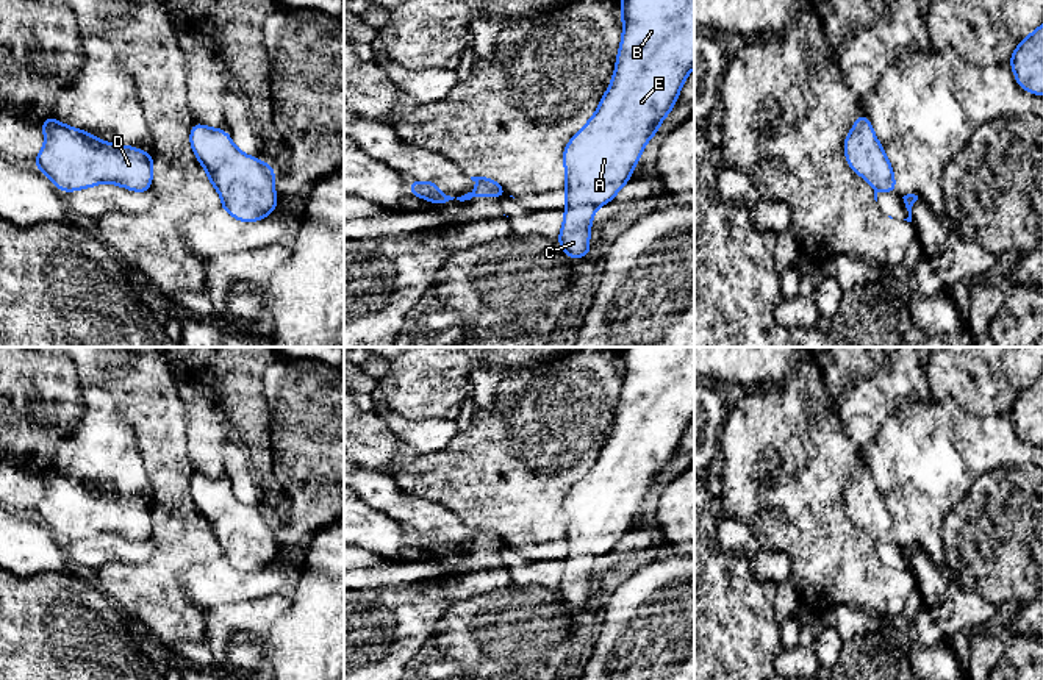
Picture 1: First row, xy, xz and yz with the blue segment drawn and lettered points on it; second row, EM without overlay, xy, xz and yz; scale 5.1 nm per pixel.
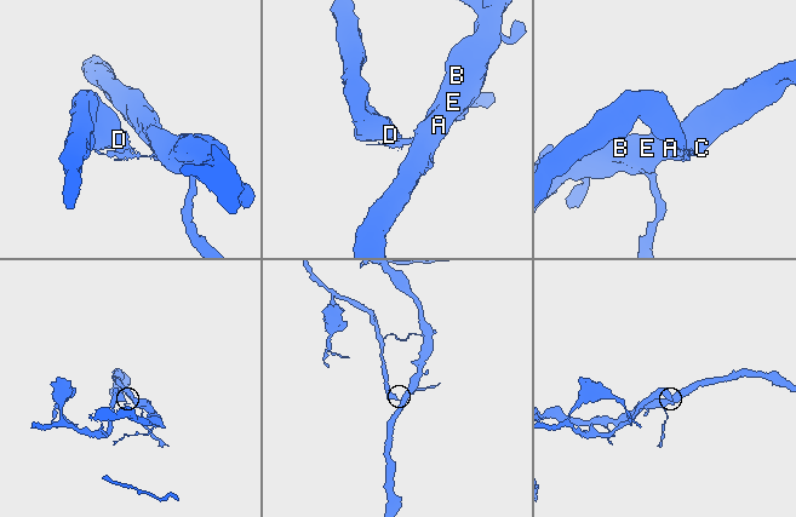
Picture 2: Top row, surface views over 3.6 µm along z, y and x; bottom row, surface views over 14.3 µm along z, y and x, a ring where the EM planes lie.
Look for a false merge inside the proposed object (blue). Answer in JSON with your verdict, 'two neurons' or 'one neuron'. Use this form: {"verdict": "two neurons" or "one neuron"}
{"verdict": "two neurons"}

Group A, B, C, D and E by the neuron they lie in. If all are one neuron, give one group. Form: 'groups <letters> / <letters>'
groups A B C E / D

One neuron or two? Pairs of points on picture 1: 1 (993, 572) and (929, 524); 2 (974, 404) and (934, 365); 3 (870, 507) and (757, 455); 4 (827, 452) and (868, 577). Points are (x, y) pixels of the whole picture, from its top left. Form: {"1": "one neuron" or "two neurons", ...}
{"1": "two neurons", "2": "one neuron", "3": "two neurons", "4": "one neuron"}

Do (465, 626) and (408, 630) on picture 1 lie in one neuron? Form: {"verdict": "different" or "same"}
{"verdict": "different"}

